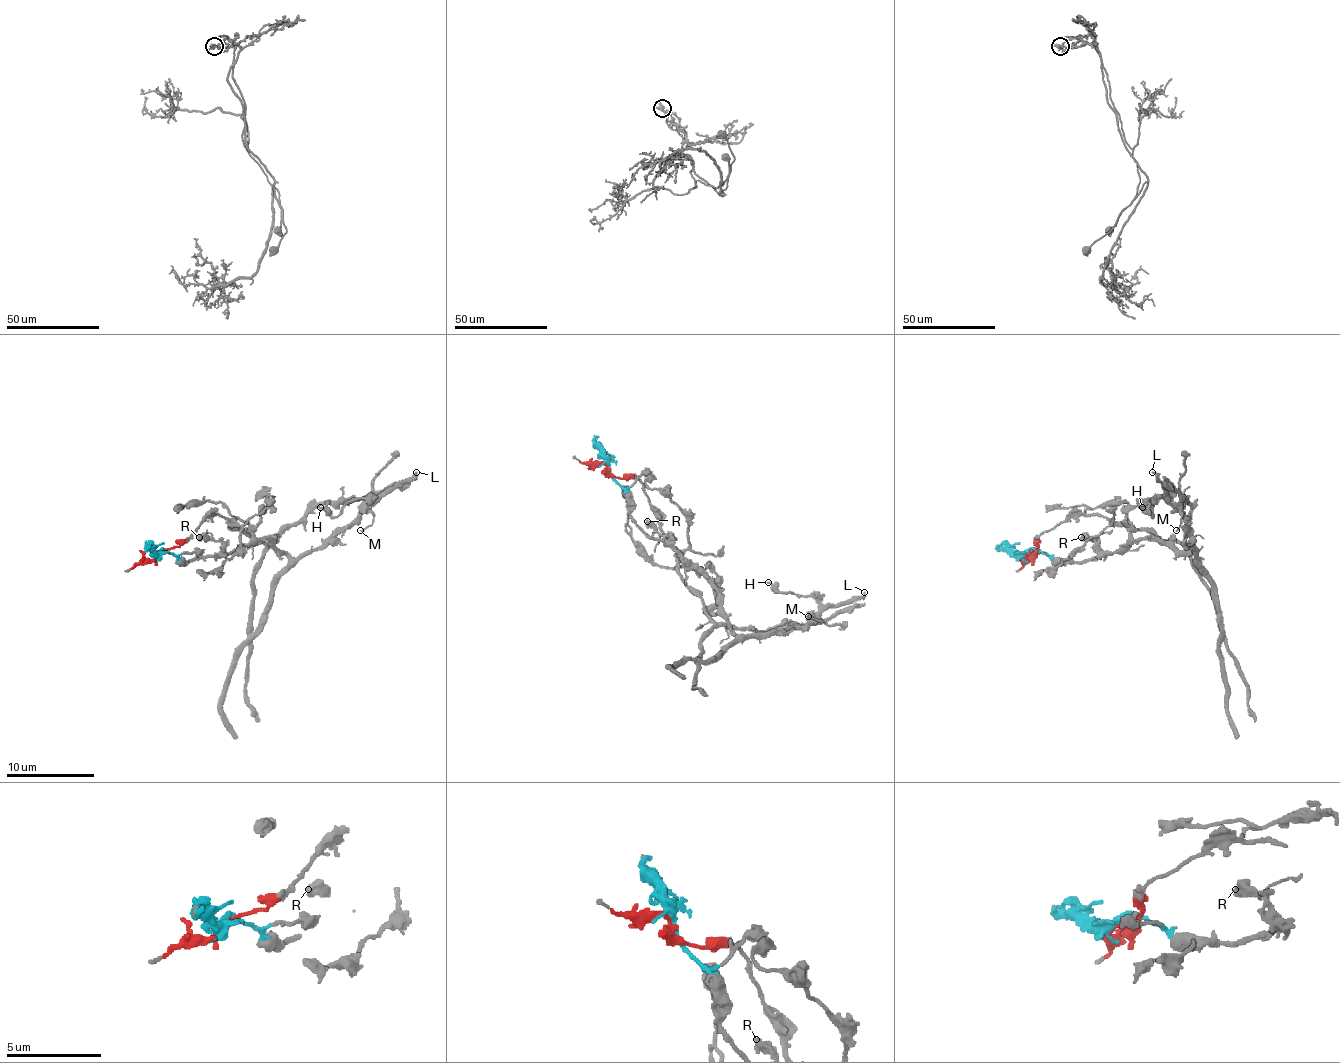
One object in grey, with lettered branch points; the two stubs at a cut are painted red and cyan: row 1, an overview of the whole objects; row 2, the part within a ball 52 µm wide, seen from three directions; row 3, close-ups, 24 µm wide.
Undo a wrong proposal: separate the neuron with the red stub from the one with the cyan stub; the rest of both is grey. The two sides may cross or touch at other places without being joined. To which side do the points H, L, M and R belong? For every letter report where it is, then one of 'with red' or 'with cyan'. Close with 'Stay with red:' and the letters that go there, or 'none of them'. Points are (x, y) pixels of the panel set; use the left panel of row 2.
H: at (320, 507); with cyan
L: at (416, 472); with cyan
M: at (360, 530); with cyan
R: at (199, 537); with cyan
Stay with red: none of them

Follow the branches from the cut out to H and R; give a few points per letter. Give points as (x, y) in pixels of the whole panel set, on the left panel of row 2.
H: (158, 553), (192, 562), (269, 540), (293, 557), (322, 549), (370, 502), (353, 498), (337, 516), (320, 507)
R: (158, 553), (165, 549), (181, 562), (218, 553), (218, 542), (198, 538)

